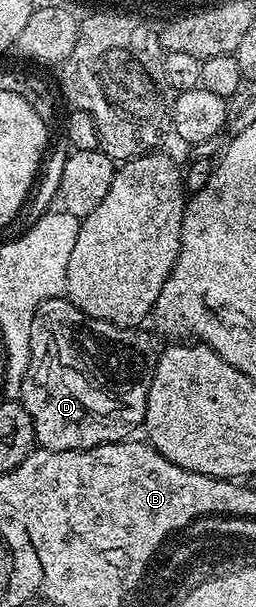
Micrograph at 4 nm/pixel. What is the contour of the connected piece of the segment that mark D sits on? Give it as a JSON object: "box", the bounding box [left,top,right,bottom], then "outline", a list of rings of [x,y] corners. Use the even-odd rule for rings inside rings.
{"box":[19,303,158,452],"outline":[[[70,303],[61,304],[60,309],[49,307],[42,316],[46,323],[56,325],[49,332],[40,330],[32,337],[29,369],[19,398],[34,422],[37,445],[52,452],[76,452],[80,448],[127,440],[135,428],[143,425],[158,348],[144,330],[112,328],[112,352],[116,355],[112,368],[116,373],[111,376],[86,349],[80,348],[64,325],[85,323],[84,312]],[[136,371],[140,371],[140,376]]]}

